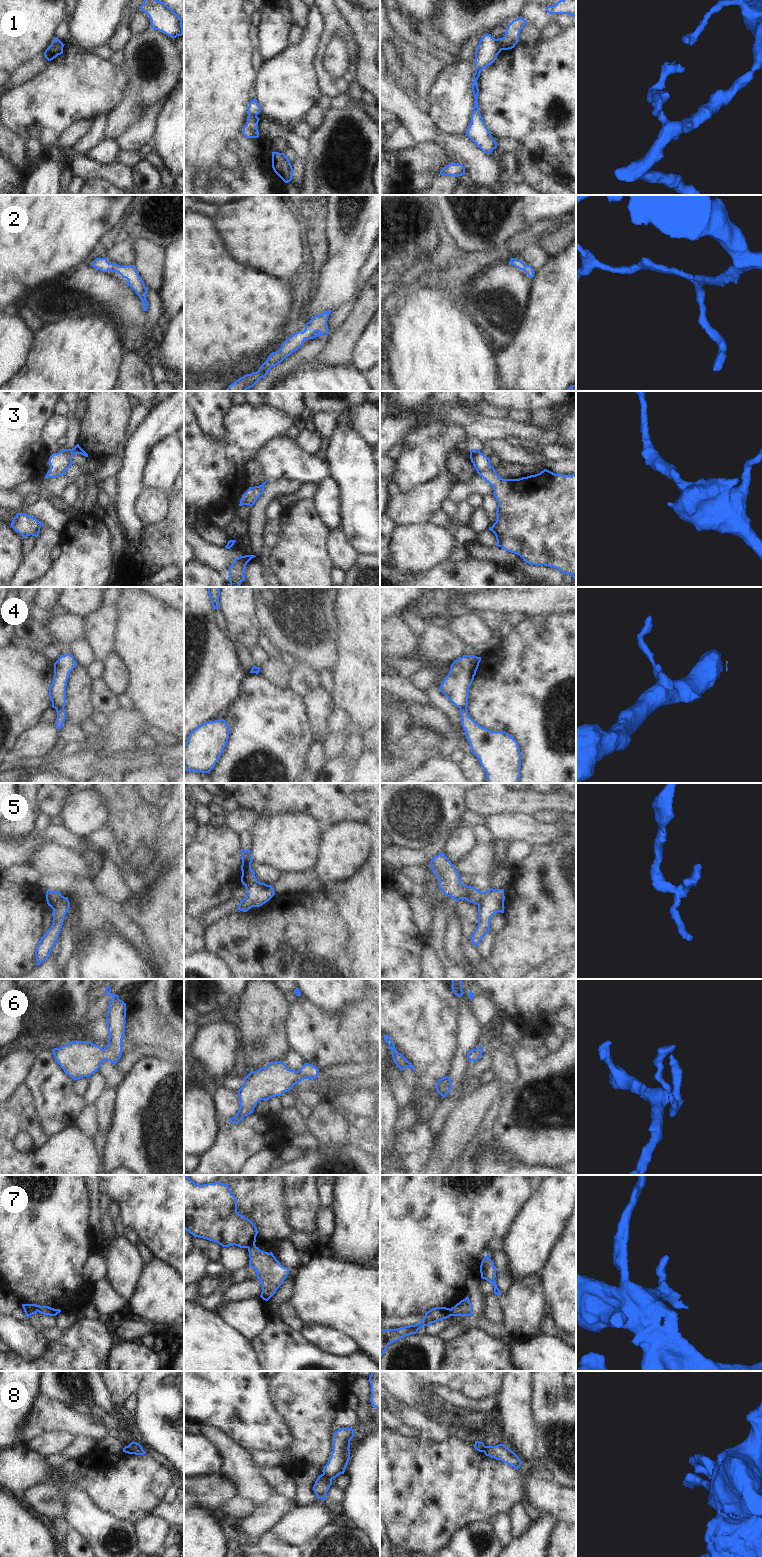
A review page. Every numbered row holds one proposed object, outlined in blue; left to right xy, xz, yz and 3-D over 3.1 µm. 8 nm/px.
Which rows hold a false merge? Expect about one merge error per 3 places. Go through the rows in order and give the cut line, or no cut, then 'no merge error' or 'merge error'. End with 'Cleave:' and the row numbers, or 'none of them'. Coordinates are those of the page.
1: cut yz (495, 39), (501, 49); merge error
2: cut none; no merge error
3: cut none; no merge error
4: cut xy (63, 708), (56, 709); merge error
5: cut xy (61, 895), (52, 904), (48, 905); merge error
6: cut none; no merge error
7: cut xz (254, 1243), (247, 1247); merge error
8: cut xz (323, 1473), (331, 1480); merge error
Cleave: 1, 4, 5, 7, 8

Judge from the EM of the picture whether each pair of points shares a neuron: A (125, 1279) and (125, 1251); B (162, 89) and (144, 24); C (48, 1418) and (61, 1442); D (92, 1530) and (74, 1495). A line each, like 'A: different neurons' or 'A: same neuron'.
A: same neuron
B: different neurons
C: different neurons
D: same neuron

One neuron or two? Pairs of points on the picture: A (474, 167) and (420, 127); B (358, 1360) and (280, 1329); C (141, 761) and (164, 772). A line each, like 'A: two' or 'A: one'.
A: one
B: one
C: two

